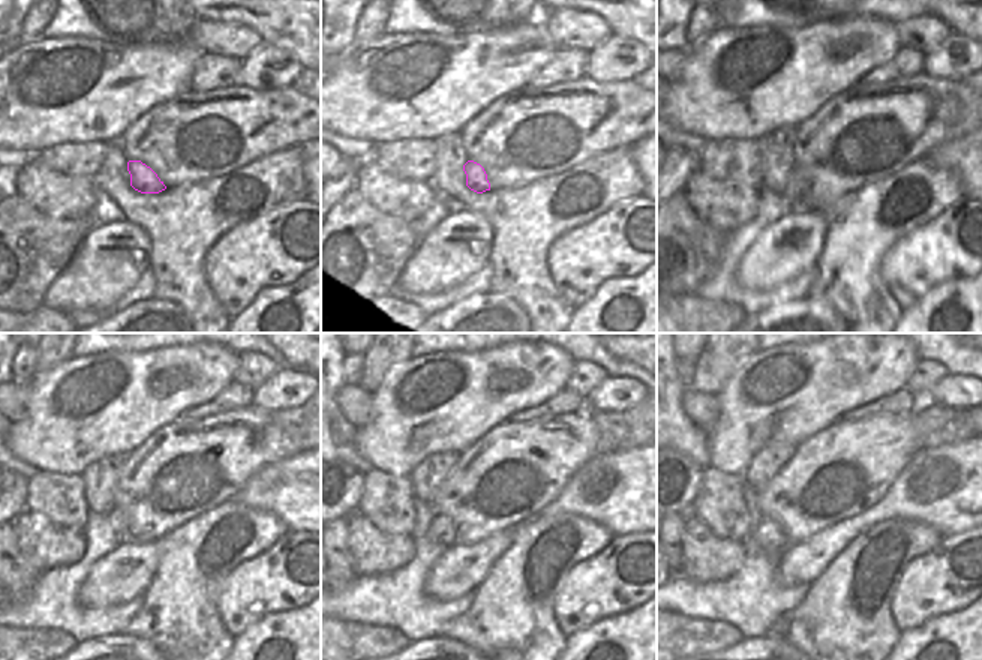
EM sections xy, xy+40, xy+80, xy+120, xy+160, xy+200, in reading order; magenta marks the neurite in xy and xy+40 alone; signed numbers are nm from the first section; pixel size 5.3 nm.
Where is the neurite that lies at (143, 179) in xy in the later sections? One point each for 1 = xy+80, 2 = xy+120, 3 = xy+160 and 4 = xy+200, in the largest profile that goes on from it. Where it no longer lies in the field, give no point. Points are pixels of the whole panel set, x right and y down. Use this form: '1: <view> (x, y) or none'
1: xy+80 (796, 194)
2: xy+120 (117, 519)
3: xy+160 (443, 530)
4: xy+200 (769, 539)

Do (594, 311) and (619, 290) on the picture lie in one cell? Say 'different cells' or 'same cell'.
same cell

